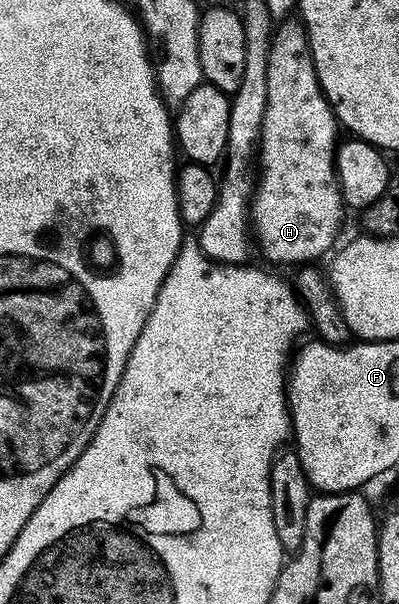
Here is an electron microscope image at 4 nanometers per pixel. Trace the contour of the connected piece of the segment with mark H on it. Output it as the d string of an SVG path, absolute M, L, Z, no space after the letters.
M299 21L284 23L275 28L269 45L268 76L266 77L265 117L261 123L258 144L260 181L255 184L250 198L250 231L254 243L272 263L308 265L333 250L332 242L340 231L346 208L340 195L340 182L336 176L336 149L338 124L332 106L320 88L310 53L308 35Z

